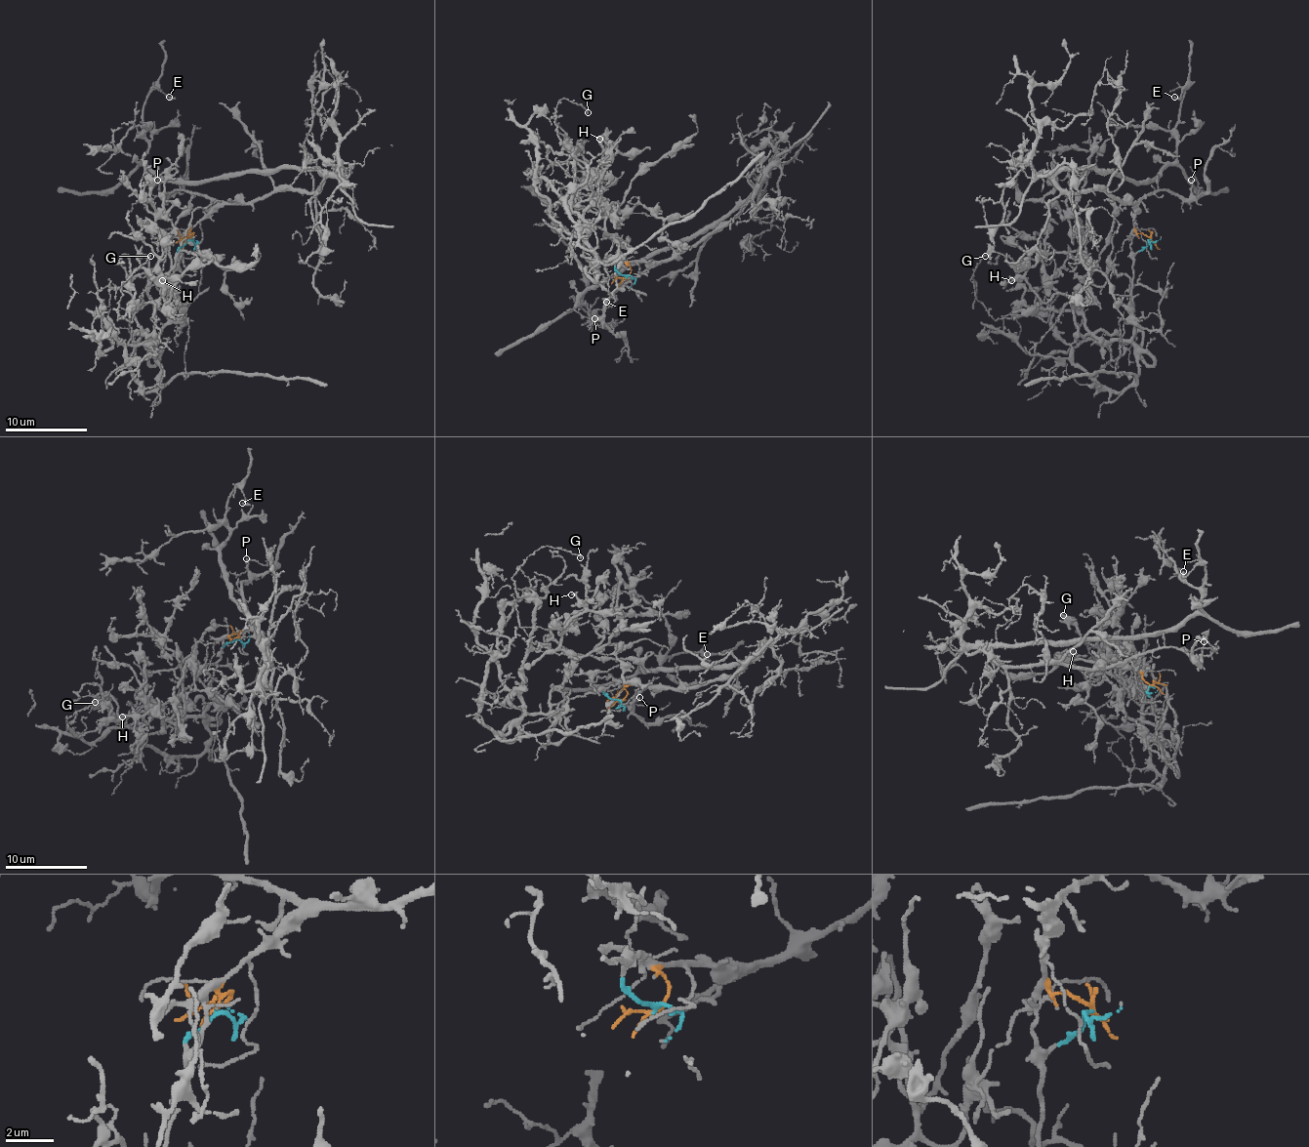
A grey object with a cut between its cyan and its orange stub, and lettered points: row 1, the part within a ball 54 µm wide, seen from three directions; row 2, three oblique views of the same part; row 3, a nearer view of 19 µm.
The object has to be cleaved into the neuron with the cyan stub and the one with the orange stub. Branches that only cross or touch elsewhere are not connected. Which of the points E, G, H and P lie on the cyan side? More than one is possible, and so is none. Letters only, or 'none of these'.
G, H

